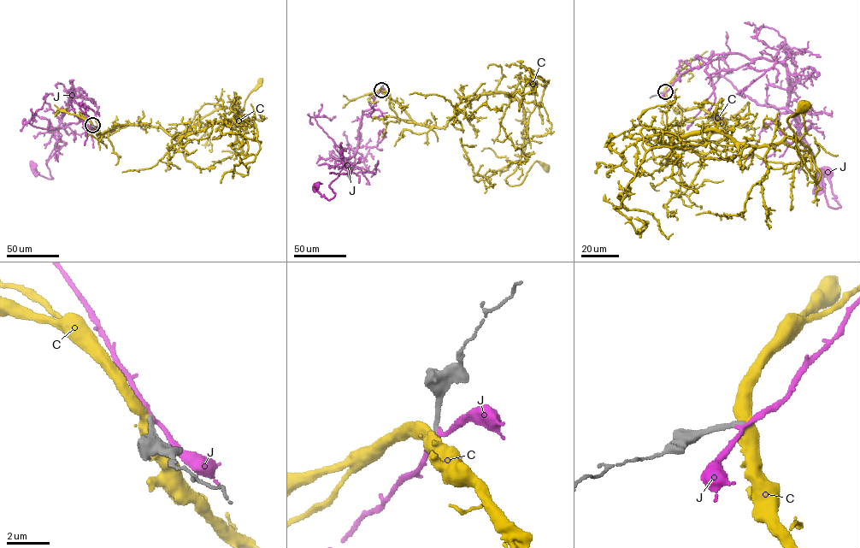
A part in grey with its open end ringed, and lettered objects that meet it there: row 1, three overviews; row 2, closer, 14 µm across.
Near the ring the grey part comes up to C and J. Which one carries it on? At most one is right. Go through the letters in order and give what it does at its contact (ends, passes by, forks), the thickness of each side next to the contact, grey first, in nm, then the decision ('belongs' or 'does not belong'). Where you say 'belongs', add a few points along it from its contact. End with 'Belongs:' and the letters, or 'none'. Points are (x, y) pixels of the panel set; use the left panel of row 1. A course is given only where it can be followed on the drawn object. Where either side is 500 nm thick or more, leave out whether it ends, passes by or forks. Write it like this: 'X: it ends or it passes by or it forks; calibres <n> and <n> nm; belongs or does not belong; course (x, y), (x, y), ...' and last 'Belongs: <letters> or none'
C: calibres 240 and 500 nm; does not belong
J: it passes by; calibres 260 and 190 nm; does not belong
Belongs: none

